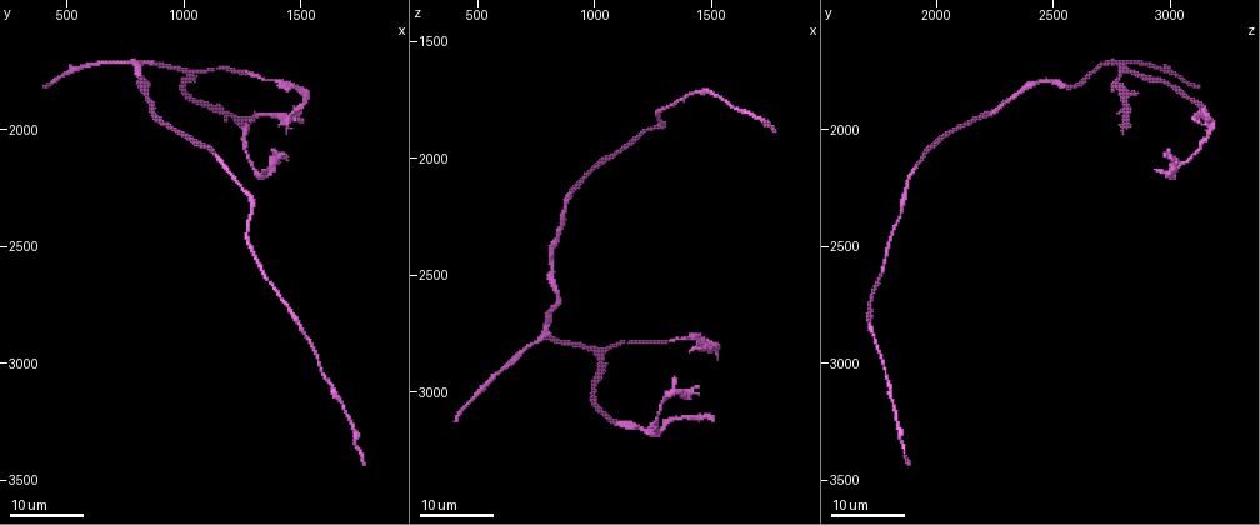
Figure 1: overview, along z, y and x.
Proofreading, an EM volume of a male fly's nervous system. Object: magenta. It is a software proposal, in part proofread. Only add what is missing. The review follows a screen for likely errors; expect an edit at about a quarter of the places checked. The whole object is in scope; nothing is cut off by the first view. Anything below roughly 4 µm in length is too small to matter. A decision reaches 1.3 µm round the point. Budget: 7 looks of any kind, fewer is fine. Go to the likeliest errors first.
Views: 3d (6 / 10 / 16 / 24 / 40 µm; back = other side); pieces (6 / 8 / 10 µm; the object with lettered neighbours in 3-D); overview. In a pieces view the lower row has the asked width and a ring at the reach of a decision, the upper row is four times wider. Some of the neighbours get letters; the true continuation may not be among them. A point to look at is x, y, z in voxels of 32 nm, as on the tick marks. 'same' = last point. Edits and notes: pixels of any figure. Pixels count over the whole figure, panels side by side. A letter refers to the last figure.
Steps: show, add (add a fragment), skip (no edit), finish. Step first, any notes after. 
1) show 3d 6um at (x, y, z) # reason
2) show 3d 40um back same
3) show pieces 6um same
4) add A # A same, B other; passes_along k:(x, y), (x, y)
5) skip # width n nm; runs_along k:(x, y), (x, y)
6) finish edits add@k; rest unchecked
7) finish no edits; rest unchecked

show 3d 16um at (400, 1820, 3120) # an open end

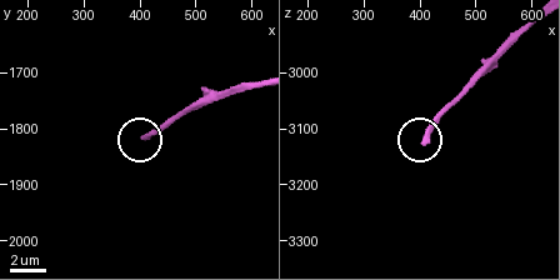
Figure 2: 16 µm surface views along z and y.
show pieces 10um at (410, 1810, 3130)

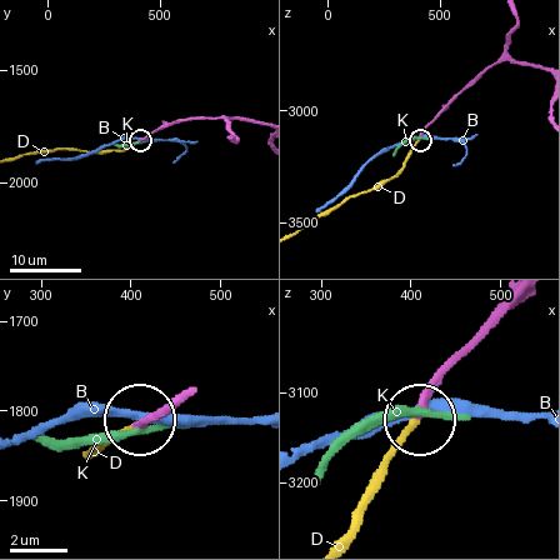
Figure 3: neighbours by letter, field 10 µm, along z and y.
add D # width 250 nm; B other, D same, K other; passes_along 3:(480, 341), (446, 375), (346, 533); it goes on there

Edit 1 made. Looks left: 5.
show overview

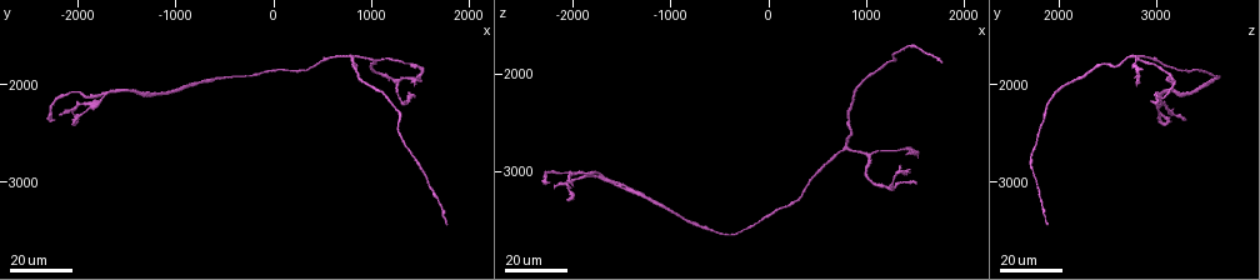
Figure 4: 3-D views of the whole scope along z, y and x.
show 3d 16um at (1760, 3440, 1900) # end of a long branch

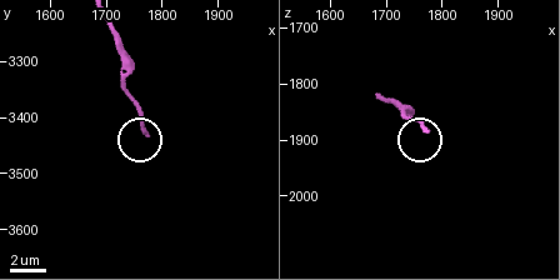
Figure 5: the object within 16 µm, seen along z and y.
show pieces 10um at (1770, 3425, 1885)

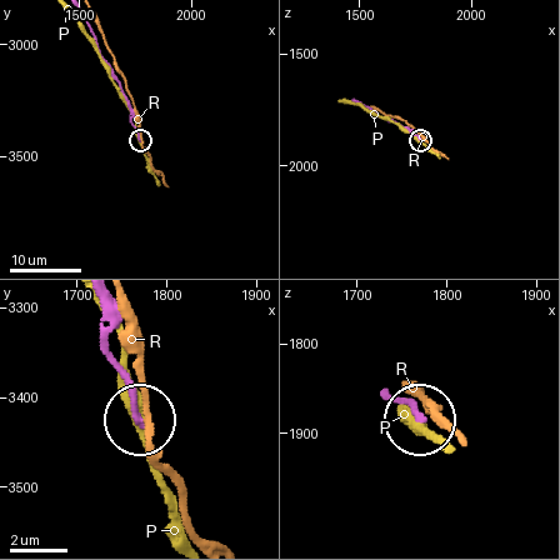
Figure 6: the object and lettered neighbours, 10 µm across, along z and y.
skip # P other, R other; runs_along 6:(93, 35), (128, 103), (139, 140); none of them fits

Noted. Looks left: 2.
show 3d 16um at (1500, 1970, 3120) # free end

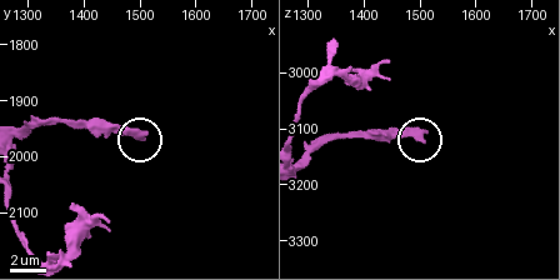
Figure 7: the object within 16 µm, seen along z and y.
show pieces 8um at (1505, 1965, 3120)

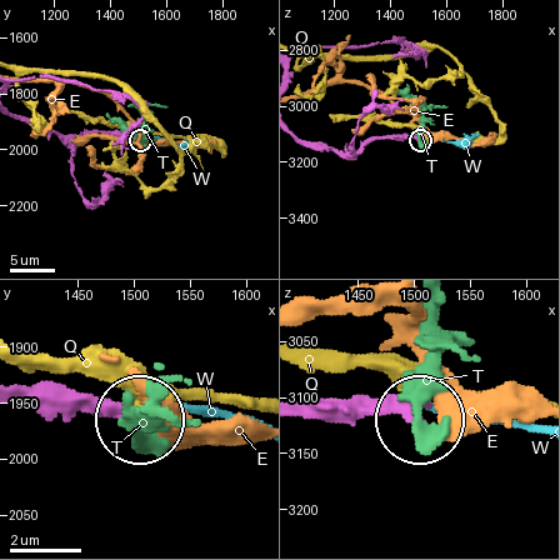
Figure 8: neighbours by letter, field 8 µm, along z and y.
skip # E other, Q other, T other, W other; no lettered fragment goes on from it

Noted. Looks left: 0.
finish edits add@3; rest unchecked

